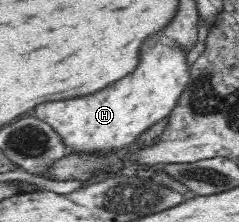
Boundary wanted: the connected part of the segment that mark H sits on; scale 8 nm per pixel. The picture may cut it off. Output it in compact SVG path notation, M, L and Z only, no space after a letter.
M160 35L150 37L142 45L138 69L115 81L100 93L90 97L76 97L70 101L44 101L34 109L34 115L50 124L69 153L105 154L129 149L136 137L177 106L177 101L189 80L187 53L178 45L168 45Z

